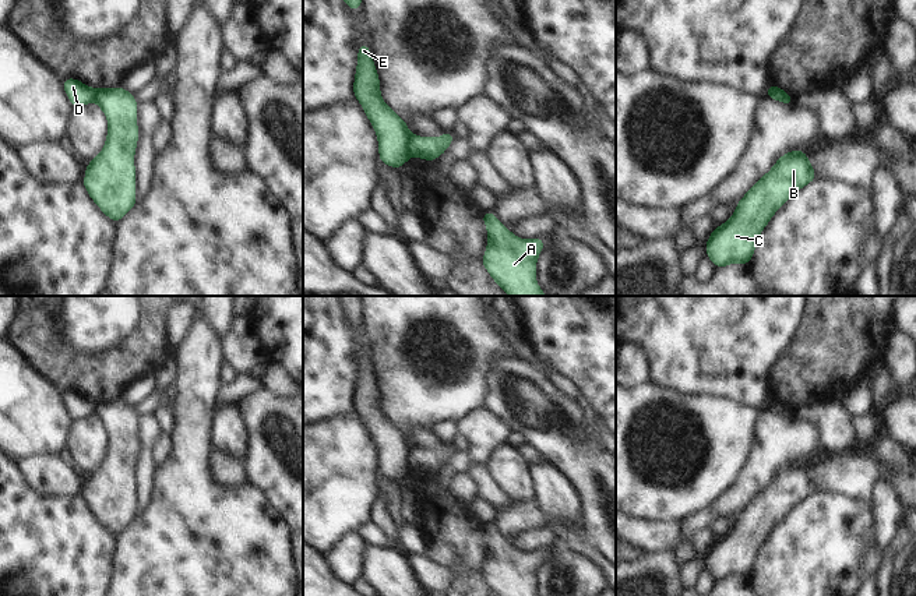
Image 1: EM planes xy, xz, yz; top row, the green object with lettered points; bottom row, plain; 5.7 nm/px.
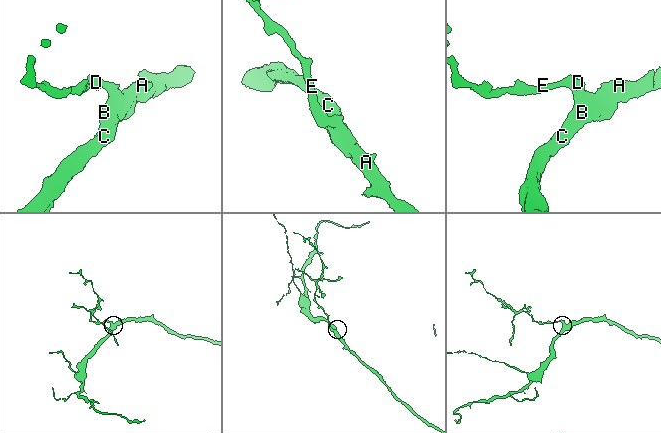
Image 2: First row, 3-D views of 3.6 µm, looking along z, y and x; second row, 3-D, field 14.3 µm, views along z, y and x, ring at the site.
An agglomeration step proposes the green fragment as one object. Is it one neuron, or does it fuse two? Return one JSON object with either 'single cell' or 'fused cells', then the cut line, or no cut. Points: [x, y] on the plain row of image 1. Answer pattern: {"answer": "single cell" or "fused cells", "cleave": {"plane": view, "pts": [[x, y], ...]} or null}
{"answer": "fused cells", "cleave": {"plane": "xz", "pts": [[412, 448], [408, 457], [408, 466]]}}

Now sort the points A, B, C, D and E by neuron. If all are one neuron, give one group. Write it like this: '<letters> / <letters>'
A B C / D E

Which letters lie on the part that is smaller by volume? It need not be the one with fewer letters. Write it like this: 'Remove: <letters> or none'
Remove: D, E

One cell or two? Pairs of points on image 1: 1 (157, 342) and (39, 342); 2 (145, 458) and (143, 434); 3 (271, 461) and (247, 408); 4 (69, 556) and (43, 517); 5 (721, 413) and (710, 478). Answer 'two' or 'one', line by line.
1: one
2: one
3: one
4: one
5: one

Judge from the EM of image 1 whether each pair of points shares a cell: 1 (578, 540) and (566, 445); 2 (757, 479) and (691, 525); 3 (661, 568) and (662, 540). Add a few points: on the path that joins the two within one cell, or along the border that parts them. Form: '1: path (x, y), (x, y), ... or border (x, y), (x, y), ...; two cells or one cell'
1: border (582, 529), (596, 557); two cells
2: path (740, 493), (729, 504), (708, 515); one cell
3: border (675, 549), (647, 553); two cells

